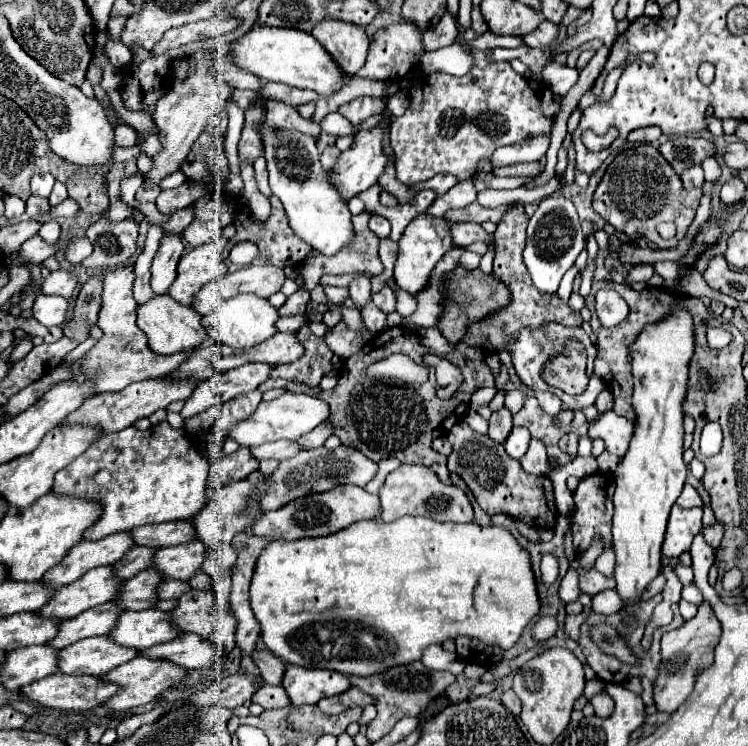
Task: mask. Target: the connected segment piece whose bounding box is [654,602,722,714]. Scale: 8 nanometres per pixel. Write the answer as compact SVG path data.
M708 602L698 606L698 614L688 620L682 628L672 630L662 636L662 662L658 668L658 678L654 680L654 704L658 712L672 714L692 692L696 672L706 668L712 662L712 646L716 646L720 638L720 622L712 614L712 608Z

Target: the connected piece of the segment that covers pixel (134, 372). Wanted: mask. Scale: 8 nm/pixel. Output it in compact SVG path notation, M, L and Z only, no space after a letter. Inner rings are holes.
M134 266L114 268L104 274L104 294L102 294L102 310L98 318L98 326L104 332L102 338L78 360L72 364L72 382L92 382L92 394L102 392L120 392L132 382L162 378L180 366L186 360L188 352L180 352L174 356L160 356L154 354L142 330L136 324L136 302L132 298L132 284L134 284Z

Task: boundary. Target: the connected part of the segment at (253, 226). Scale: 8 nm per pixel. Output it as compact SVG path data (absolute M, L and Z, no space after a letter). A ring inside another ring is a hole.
M244 208L236 220L234 220L234 226L236 226L236 236L232 240L228 240L228 246L224 248L224 258L228 262L228 254L232 250L234 244L238 242L254 242L258 246L258 256L254 260L254 264L274 264L278 268L286 268L290 264L300 264L306 254L310 252L310 246L302 240L302 238L296 238L296 234L292 234L292 228L288 226L288 218L286 218L286 212L284 210L274 210L268 218L268 222L258 222L250 212L248 208Z

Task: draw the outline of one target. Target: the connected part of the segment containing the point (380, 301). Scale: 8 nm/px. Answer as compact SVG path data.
M384 286L384 288L382 288L382 292L374 294L374 296L372 296L372 300L374 300L376 308L378 308L378 310L382 310L384 314L390 314L390 312L394 312L394 310L396 310L396 296L394 296L394 292L392 292L388 286Z

